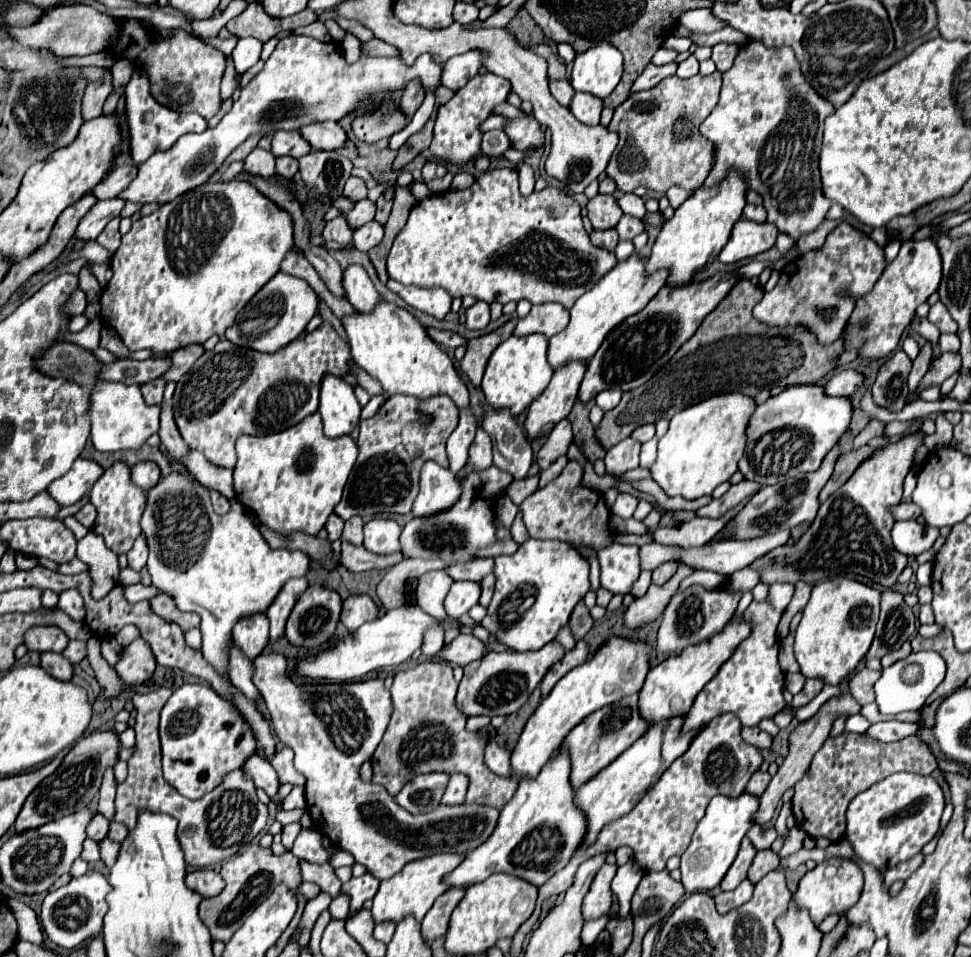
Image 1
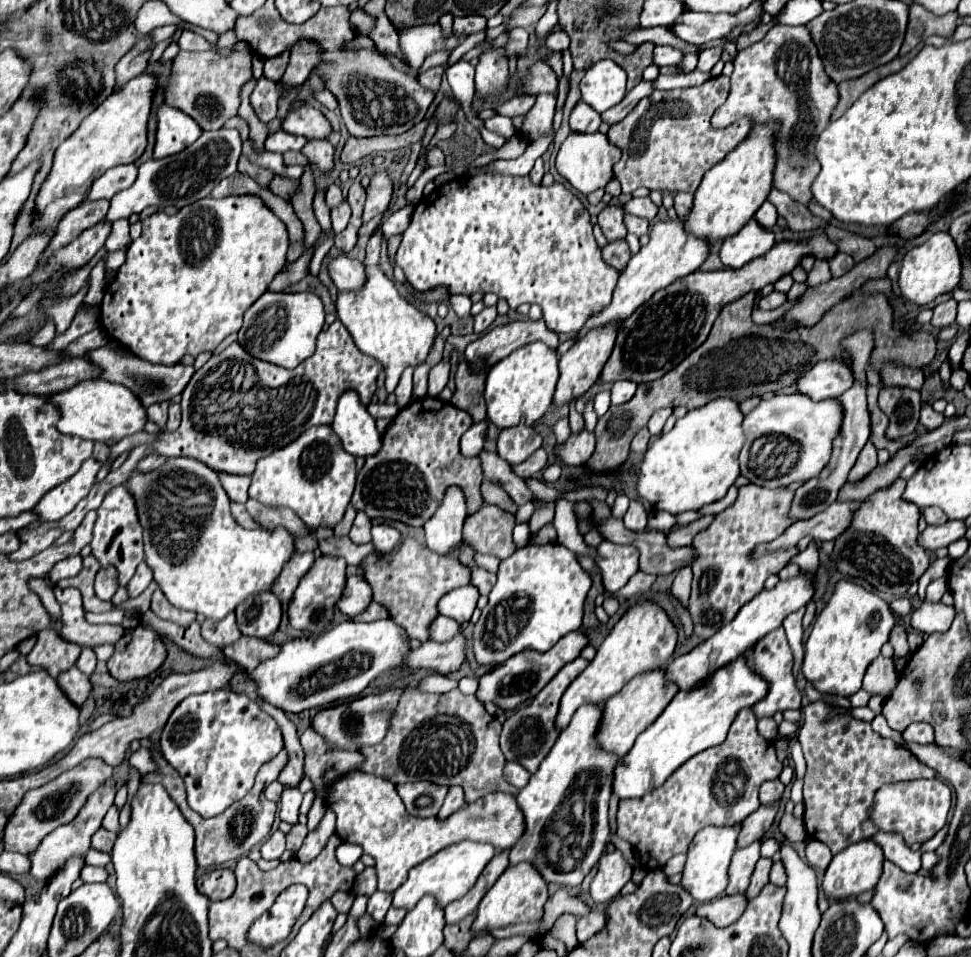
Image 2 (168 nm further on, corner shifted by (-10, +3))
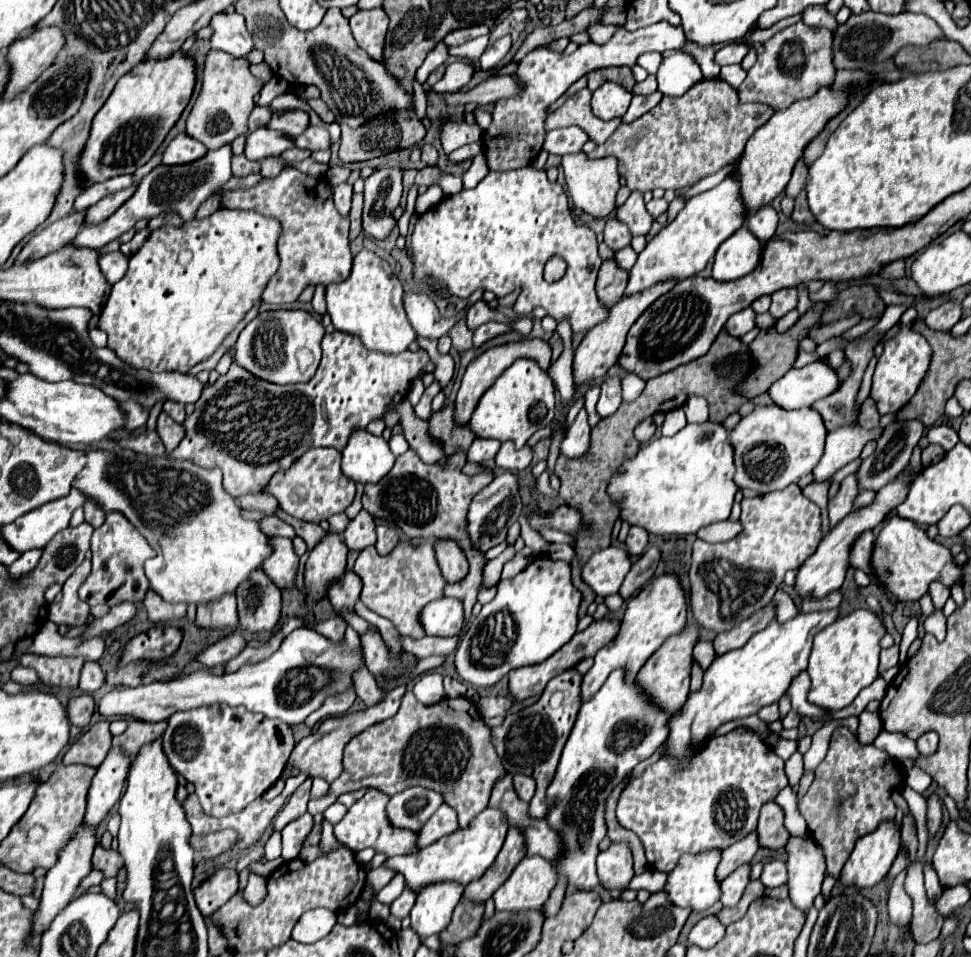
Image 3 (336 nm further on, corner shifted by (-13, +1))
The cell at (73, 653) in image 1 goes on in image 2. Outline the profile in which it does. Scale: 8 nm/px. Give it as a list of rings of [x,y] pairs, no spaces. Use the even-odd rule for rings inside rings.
[[[83,649],[83,651],[81,651],[81,657],[77,659],[77,667],[79,667],[83,673],[91,675],[91,673],[95,671],[95,665],[97,665],[95,653],[93,653],[91,649]]]

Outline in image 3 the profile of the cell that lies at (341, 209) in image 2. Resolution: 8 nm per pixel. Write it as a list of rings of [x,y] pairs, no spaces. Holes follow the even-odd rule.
[[[350,183],[336,185],[334,187],[334,205],[336,205],[338,213],[344,215],[344,217],[348,217],[350,203],[352,203],[352,185]]]

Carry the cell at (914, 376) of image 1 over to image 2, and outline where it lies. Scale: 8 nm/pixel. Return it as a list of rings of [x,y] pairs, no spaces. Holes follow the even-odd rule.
[[[925,401],[925,403],[923,403],[923,409],[921,409],[921,425],[923,425],[927,431],[933,431],[933,429],[941,427],[943,423],[945,423],[945,417],[939,415],[939,413],[935,413],[933,407],[931,407],[931,403]]]

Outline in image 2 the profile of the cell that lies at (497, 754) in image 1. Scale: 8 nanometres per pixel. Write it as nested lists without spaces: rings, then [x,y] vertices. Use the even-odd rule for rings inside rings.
[[[507,763],[505,765],[505,779],[517,787],[517,789],[523,789],[527,783],[529,783],[529,777],[531,773],[527,773],[525,767],[521,767],[519,763]]]

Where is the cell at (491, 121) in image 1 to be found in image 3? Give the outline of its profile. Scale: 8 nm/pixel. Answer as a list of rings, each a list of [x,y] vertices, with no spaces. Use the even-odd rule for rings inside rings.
[[[454,61],[446,67],[444,77],[432,87],[436,93],[444,93],[444,91],[460,91],[462,87],[466,87],[470,83],[474,75],[474,69],[470,63],[466,61]]]

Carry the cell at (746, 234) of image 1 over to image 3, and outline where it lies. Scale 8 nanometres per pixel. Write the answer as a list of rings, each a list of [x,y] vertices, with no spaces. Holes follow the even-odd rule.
[[[742,225],[718,249],[712,265],[712,277],[718,281],[734,281],[754,271],[760,263],[762,243]]]

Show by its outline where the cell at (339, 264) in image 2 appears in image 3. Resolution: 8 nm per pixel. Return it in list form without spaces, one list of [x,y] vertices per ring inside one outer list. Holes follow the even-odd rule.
[[[288,165],[276,179],[262,179],[250,189],[228,191],[222,199],[222,207],[252,209],[264,217],[276,217],[282,225],[282,235],[278,239],[278,255],[282,263],[264,289],[264,303],[292,303],[306,285],[330,285],[348,279],[352,271],[348,219],[338,215],[326,179],[304,175]]]

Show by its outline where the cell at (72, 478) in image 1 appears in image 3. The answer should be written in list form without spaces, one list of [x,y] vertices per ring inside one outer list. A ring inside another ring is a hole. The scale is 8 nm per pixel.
[[[74,487],[64,499],[46,503],[44,507],[38,507],[36,511],[8,523],[8,527],[2,527],[4,541],[18,553],[42,549],[56,533],[68,527],[72,513],[82,507],[84,501],[84,493]]]

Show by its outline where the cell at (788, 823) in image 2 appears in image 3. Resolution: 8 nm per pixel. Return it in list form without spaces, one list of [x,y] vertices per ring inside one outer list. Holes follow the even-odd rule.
[[[776,801],[764,803],[758,821],[758,837],[760,845],[768,849],[778,849],[788,843],[790,833],[784,827],[784,811]]]

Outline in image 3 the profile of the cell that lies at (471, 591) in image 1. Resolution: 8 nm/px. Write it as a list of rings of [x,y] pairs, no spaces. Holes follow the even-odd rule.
[[[442,597],[424,607],[426,635],[458,635],[464,627],[464,605],[460,599]]]

